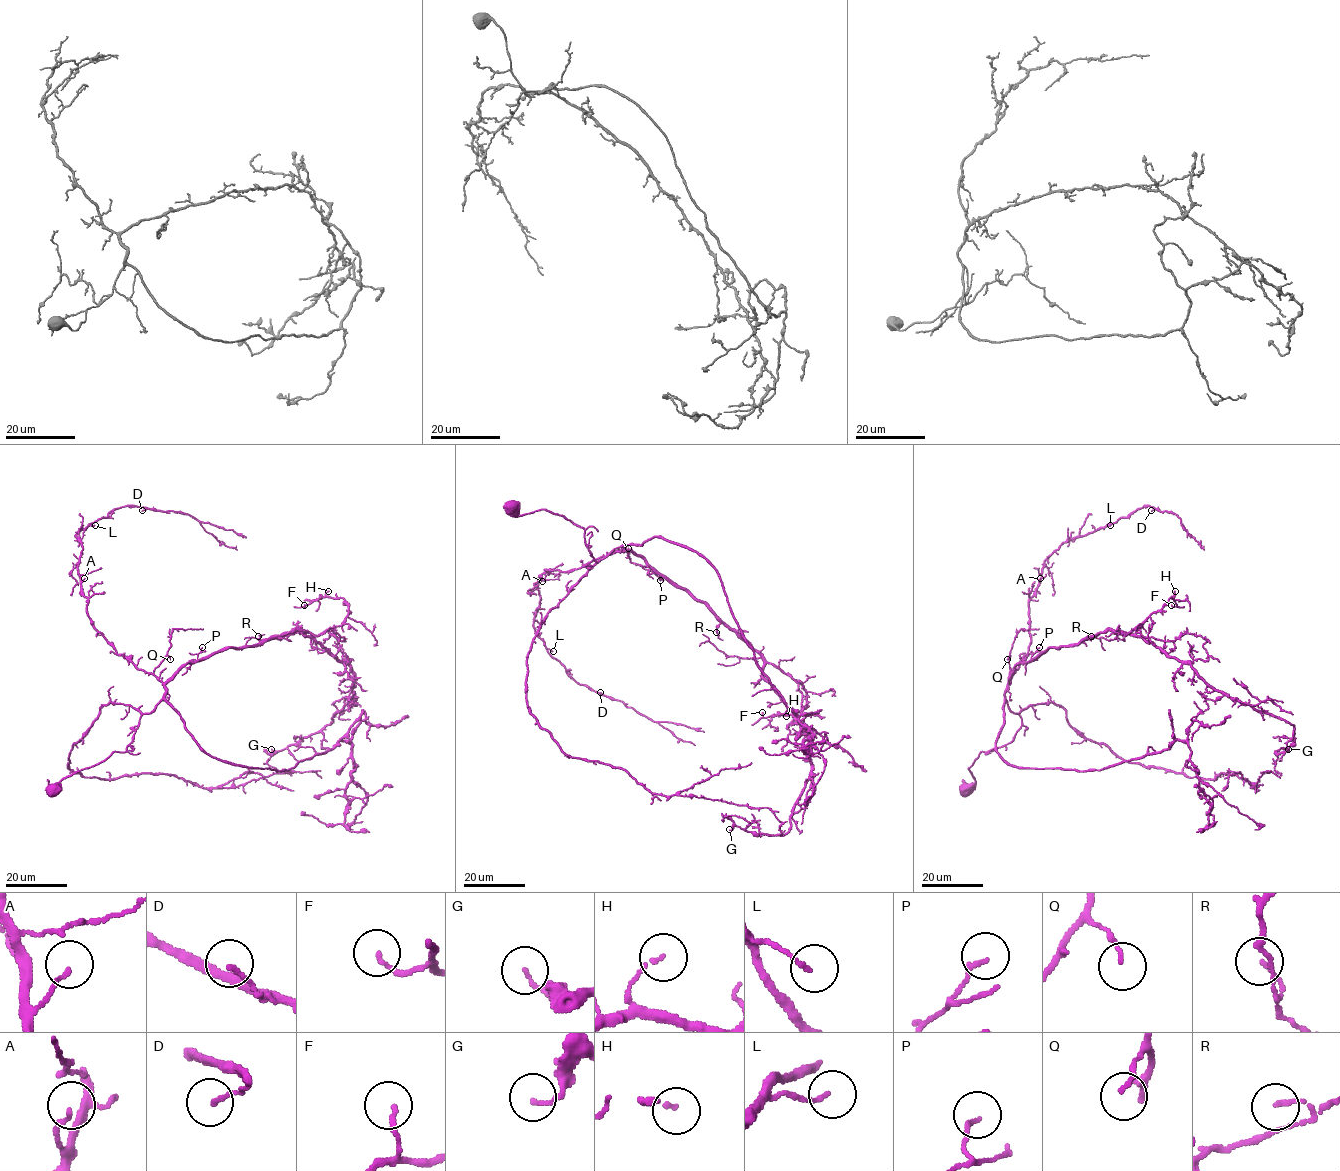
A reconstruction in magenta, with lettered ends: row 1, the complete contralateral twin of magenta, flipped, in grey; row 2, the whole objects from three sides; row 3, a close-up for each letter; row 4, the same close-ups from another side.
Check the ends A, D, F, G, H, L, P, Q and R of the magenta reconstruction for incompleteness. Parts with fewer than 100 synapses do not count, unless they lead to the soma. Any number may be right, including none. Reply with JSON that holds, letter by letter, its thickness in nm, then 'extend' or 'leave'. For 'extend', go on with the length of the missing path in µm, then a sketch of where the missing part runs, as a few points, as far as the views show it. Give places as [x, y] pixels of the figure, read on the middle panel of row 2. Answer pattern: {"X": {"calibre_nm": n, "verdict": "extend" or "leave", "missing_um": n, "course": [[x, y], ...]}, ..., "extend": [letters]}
{"A": {"calibre_nm": 130, "verdict": "leave"}, "D": {"calibre_nm": 130, "verdict": "leave"}, "F": {"calibre_nm": 110, "verdict": "extend", "missing_um": 45, "course": [[762, 712], [760, 703], [734, 707], [722, 723], [714, 742], [705, 747], [708, 751]]}, "G": {"calibre_nm": 110, "verdict": "leave"}, "H": {"calibre_nm": 110, "verdict": "leave"}, "L": {"calibre_nm": 120, "verdict": "leave"}, "P": {"calibre_nm": 130, "verdict": "leave"}, "Q": {"calibre_nm": 100, "verdict": "leave"}, "R": {"calibre_nm": 110, "verdict": "leave"}, "extend": ["F"]}

